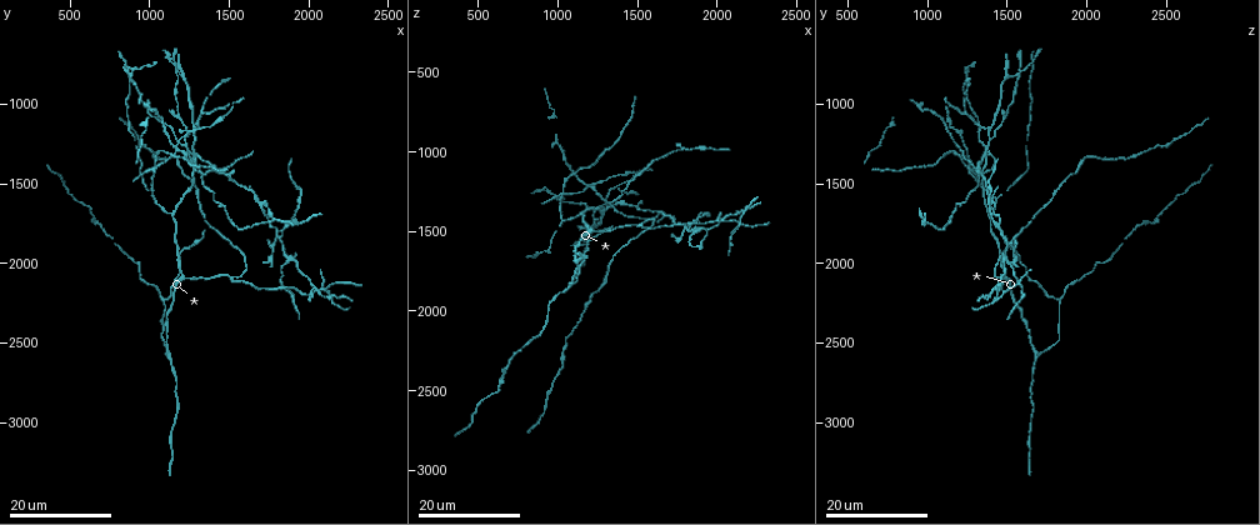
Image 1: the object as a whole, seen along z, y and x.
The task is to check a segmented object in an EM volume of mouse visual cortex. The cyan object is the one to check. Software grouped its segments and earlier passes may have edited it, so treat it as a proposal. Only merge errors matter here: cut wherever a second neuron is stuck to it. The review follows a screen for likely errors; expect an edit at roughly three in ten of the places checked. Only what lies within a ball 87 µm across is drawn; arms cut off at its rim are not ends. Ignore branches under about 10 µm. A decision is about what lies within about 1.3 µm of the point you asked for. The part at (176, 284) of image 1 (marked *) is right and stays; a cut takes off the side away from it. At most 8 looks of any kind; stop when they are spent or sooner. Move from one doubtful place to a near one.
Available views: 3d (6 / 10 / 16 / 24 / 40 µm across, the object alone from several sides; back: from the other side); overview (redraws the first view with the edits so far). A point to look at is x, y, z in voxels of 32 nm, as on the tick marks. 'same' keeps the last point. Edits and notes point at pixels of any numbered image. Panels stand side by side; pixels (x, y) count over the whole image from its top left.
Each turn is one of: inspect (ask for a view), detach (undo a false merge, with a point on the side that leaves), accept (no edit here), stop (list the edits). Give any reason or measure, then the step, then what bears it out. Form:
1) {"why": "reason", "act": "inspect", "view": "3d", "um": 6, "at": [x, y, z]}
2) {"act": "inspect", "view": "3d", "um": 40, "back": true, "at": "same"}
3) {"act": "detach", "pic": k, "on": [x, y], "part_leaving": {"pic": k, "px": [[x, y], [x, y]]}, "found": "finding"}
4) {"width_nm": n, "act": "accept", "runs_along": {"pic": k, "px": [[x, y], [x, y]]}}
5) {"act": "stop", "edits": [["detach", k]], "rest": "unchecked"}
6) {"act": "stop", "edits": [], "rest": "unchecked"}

{"act": "inspect", "view": "3d", "um": 16, "at": [1020, 1600, 1440]}

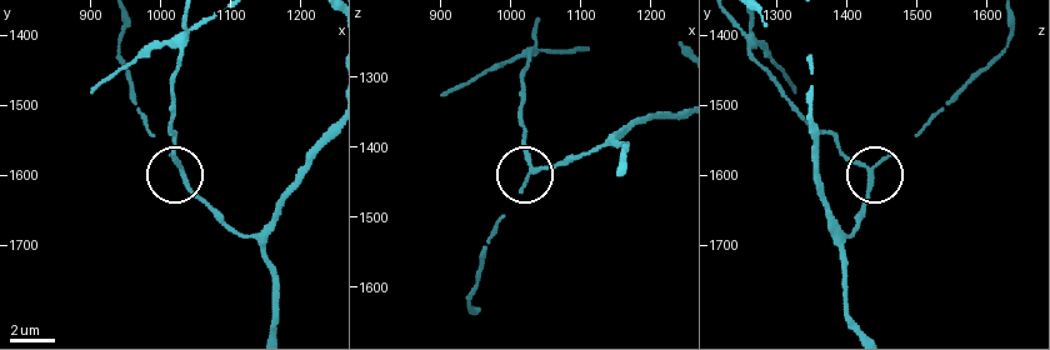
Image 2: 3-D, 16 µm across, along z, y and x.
{"act": "inspect", "view": "3d", "um": 6, "at": [1030, 1590, 1430]}

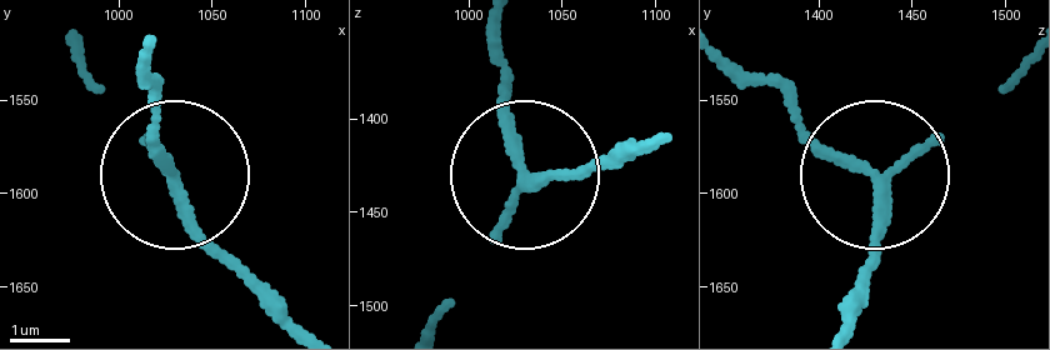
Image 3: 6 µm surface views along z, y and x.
{"arms": 3, "act": "accept", "runs_along": {"pic": 3, "px": [[841, 324], [871, 249], [876, 179], [1015, 75]]}, "found": "continuous, no second neuron"}

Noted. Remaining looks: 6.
{"why": "a fork", "act": "inspect", "view": "3d", "um": 16, "at": [1020, 1400, 1260]}

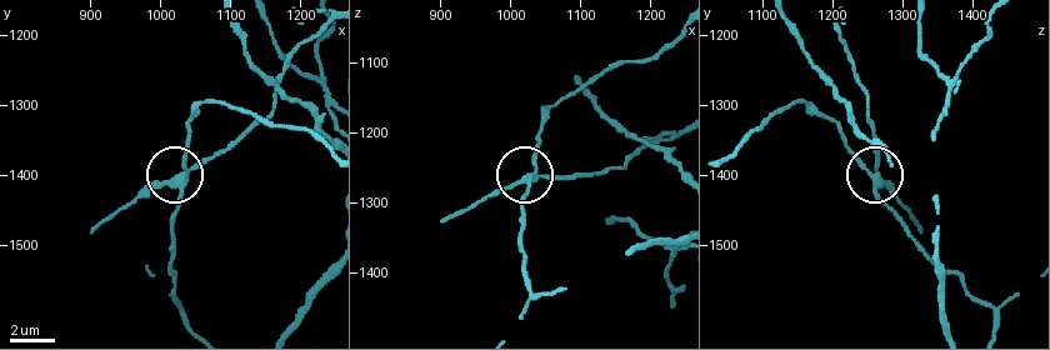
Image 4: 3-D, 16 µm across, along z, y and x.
{"act": "inspect", "view": "3d", "um": 10, "at": [1035, 1395, 1265]}

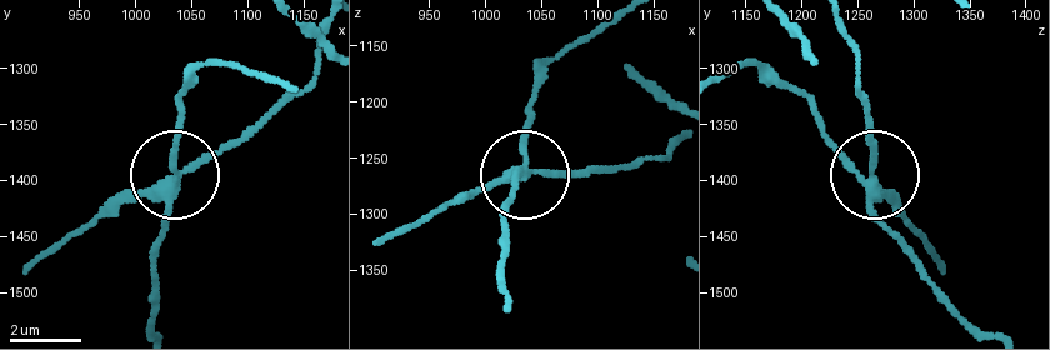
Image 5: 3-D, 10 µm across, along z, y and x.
{"act": "inspect", "view": "3d", "um": 6, "at": [1038, 1396, 1260]}

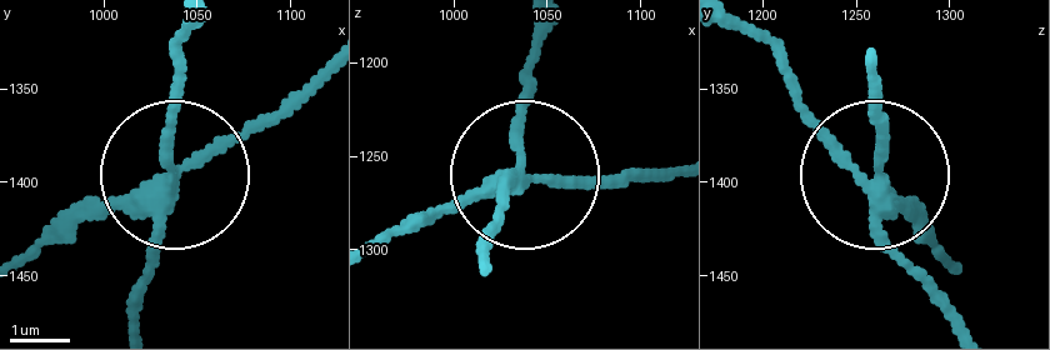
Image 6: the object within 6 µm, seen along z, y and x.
{"arms": 3, "act": "detach", "pic": 6, "on": [74, 211], "part_leaving": {"pic": 6, "px": [[158, 193], [316, 89]]}, "found": "a second neuron is stuck on"}

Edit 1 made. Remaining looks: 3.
{"act": "inspect", "view": "overview"}

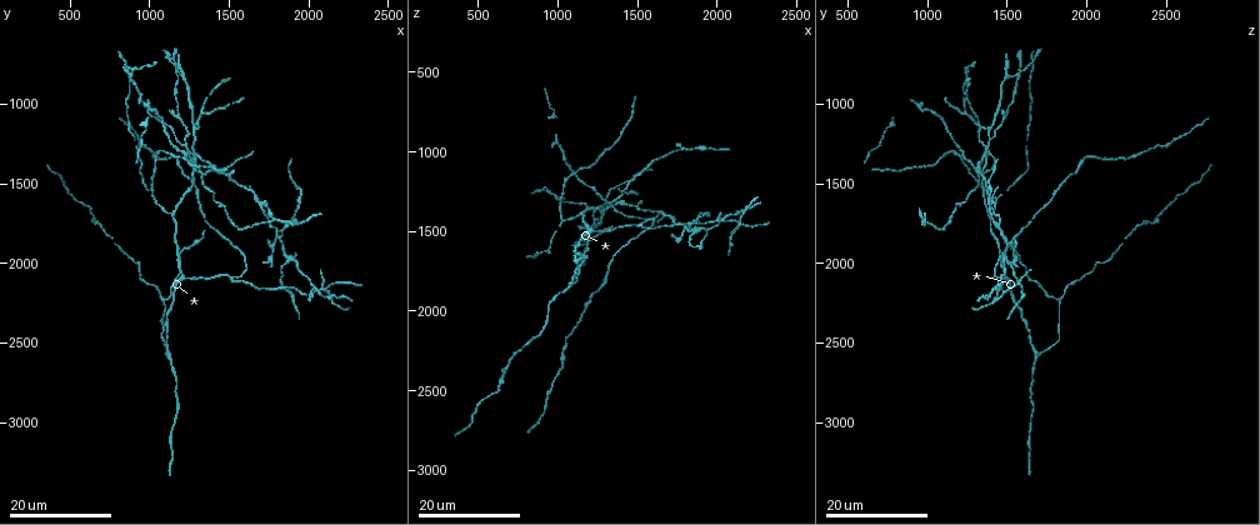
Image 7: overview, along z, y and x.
{"why": "arms part here", "act": "inspect", "view": "3d", "um": 24, "at": [1200, 2100, 1480]}

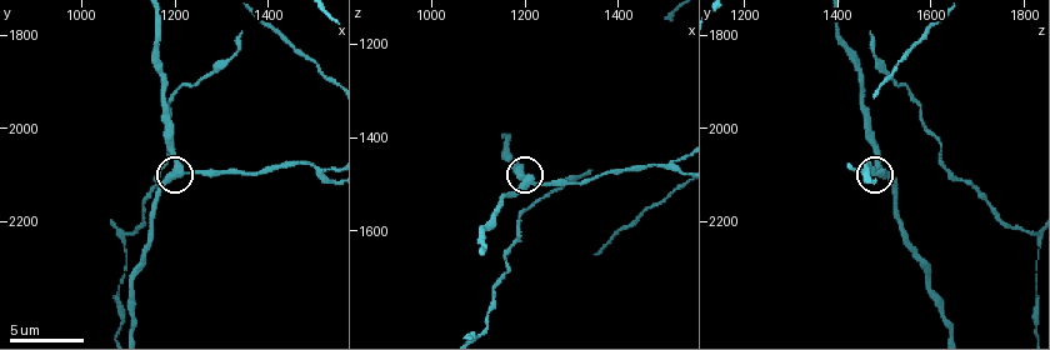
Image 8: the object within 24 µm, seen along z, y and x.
{"act": "inspect", "view": "3d", "um": 6, "at": [1200, 2095, 1490]}

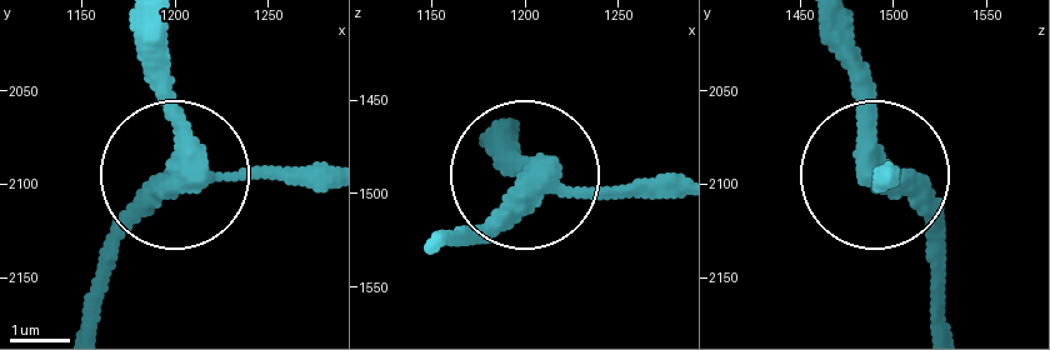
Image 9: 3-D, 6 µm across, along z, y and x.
{"side_arm_um": 77, "act": "accept", "runs_along": {"pic": 9, "px": [[119, 243], [179, 158], [164, 24]]}, "found": "all the same neuron"}

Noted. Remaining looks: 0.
{"act": "stop", "edits": [["detach", 6]], "rest": "unchecked"}

